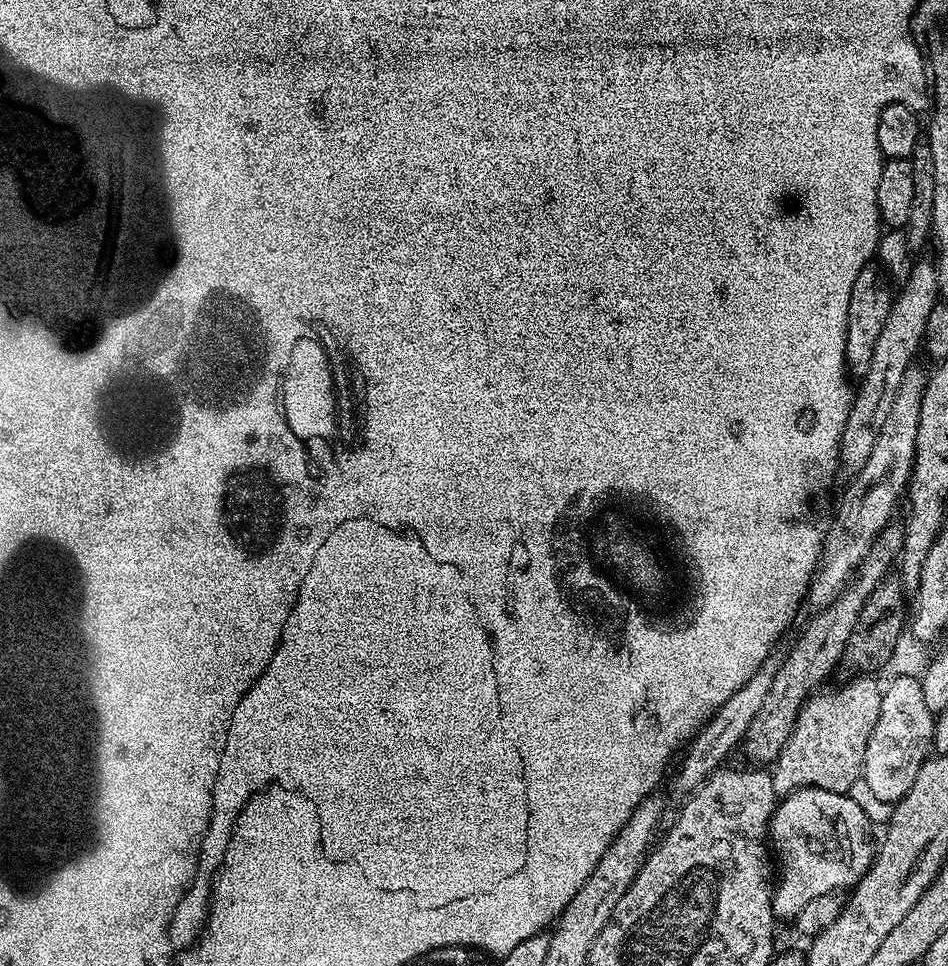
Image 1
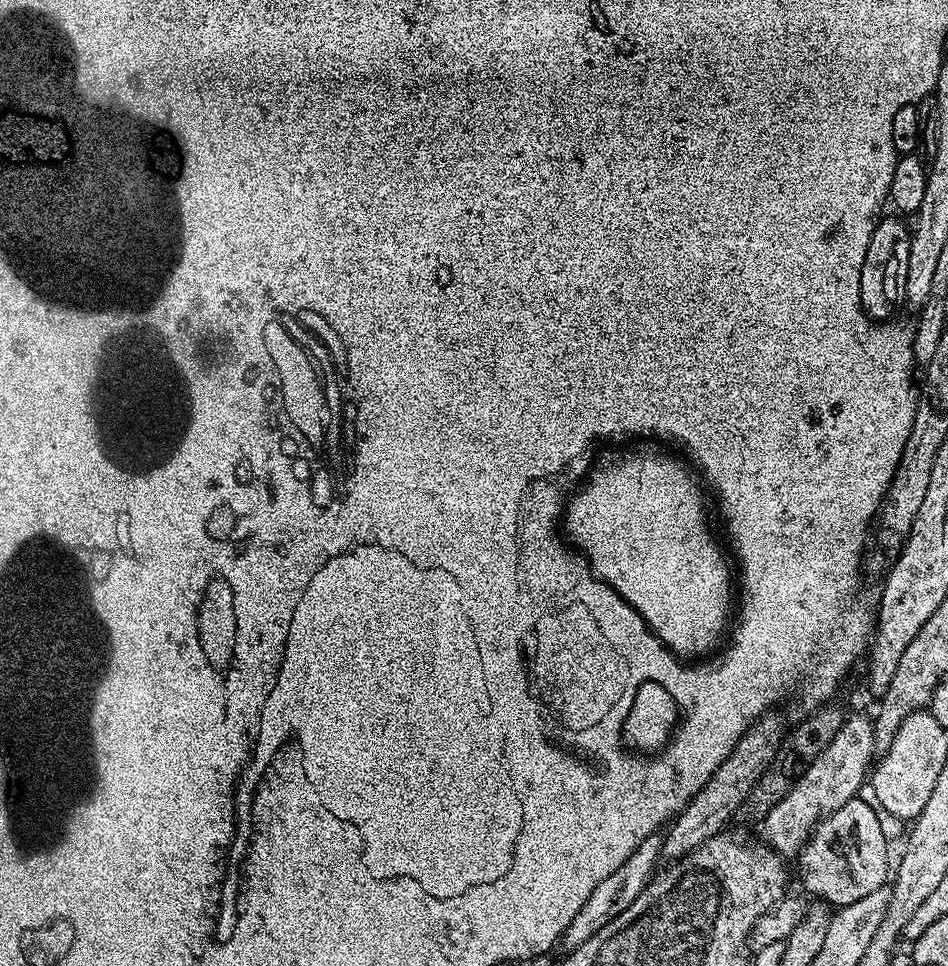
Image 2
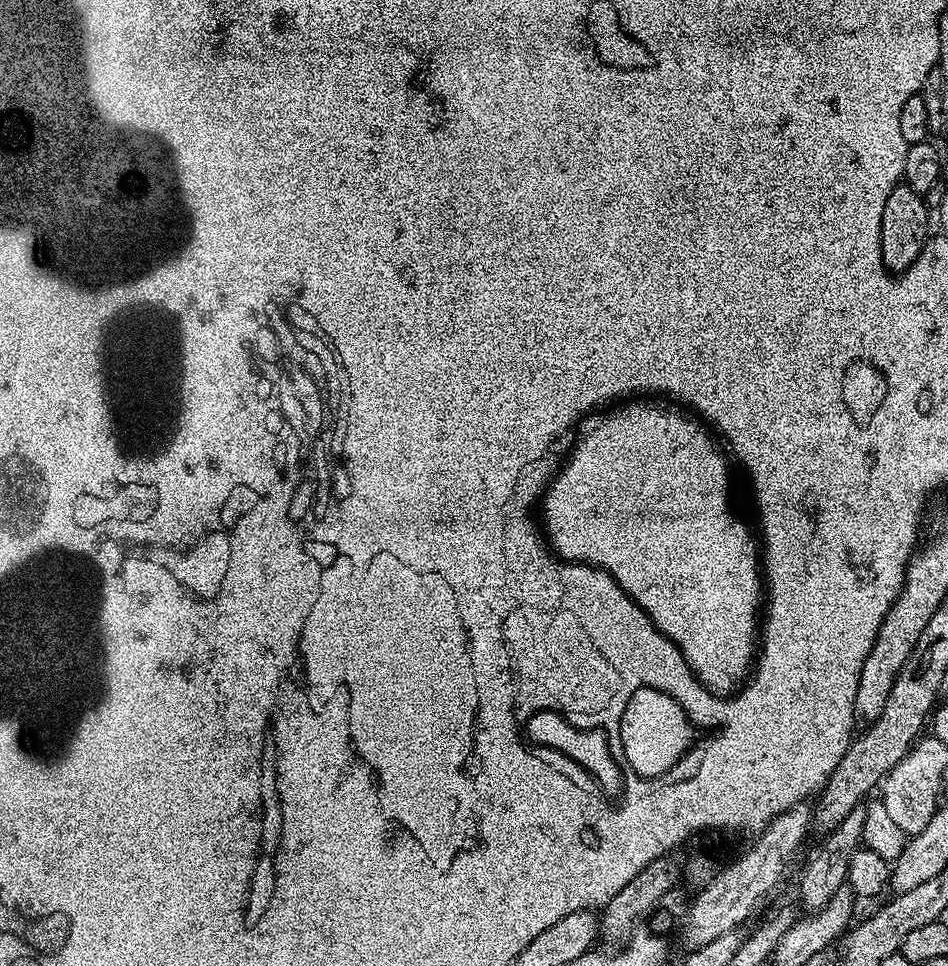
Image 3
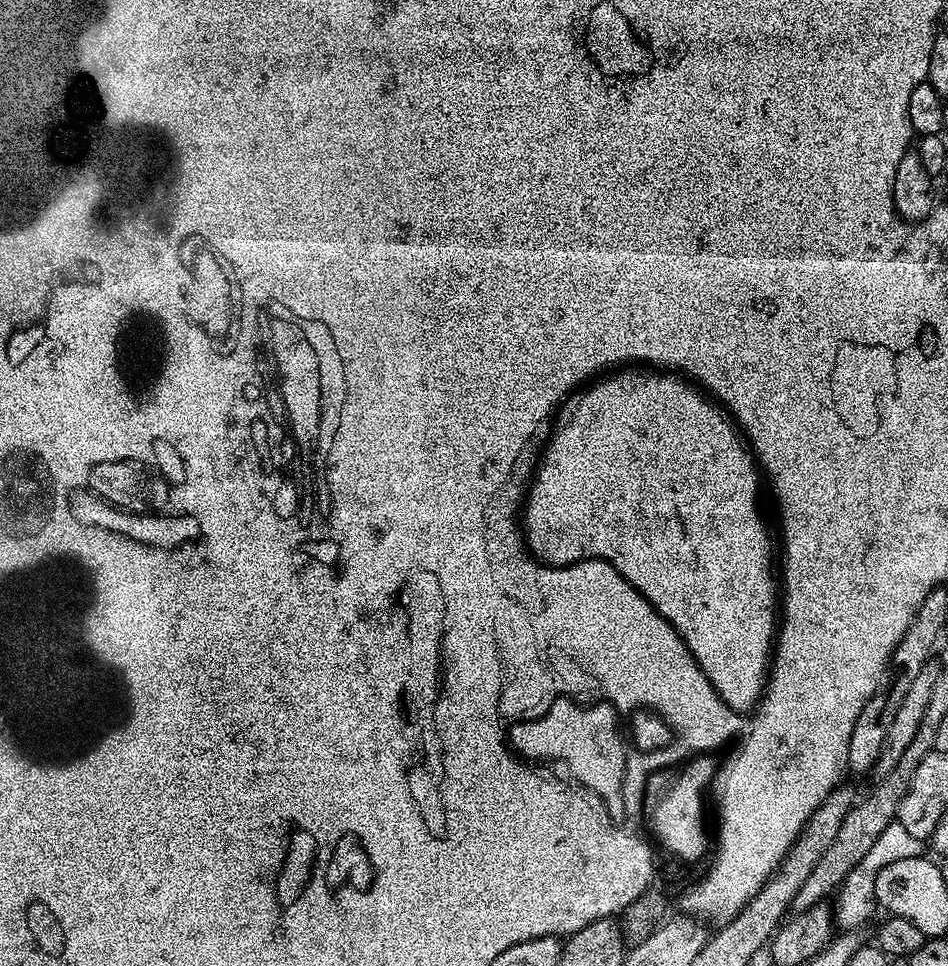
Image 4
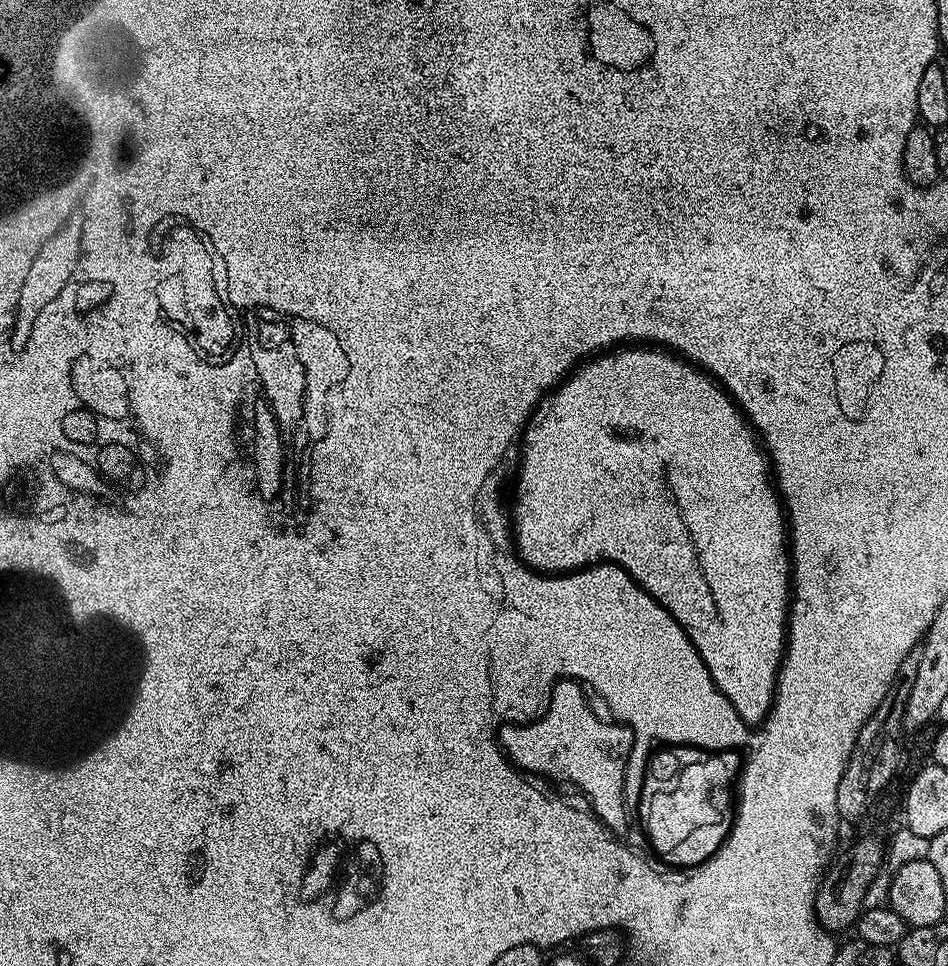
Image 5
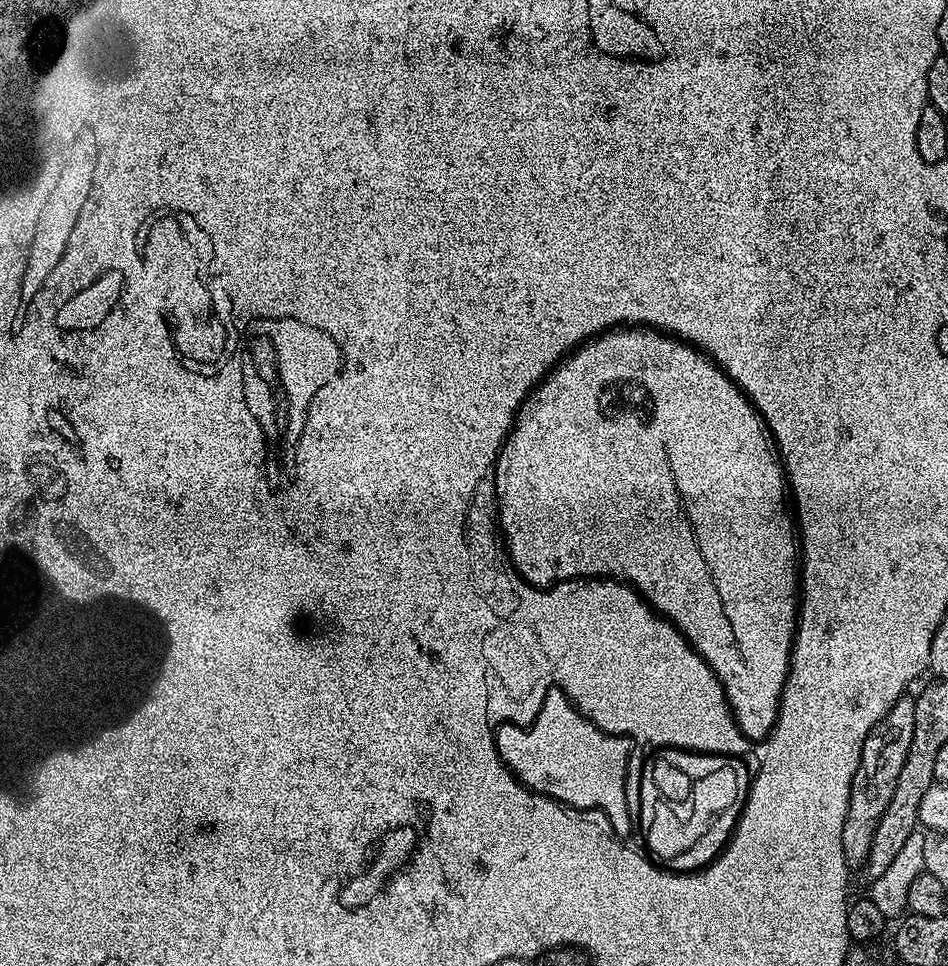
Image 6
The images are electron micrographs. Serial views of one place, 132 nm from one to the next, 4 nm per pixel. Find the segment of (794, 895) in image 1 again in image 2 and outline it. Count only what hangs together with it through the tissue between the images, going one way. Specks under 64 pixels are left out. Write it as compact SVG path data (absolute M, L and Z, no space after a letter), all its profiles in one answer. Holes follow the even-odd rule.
M859 799L846 802L846 806L834 810L811 829L798 853L803 891L836 908L874 894L874 890L885 887L890 876L888 844L889 837L884 835L876 809Z

